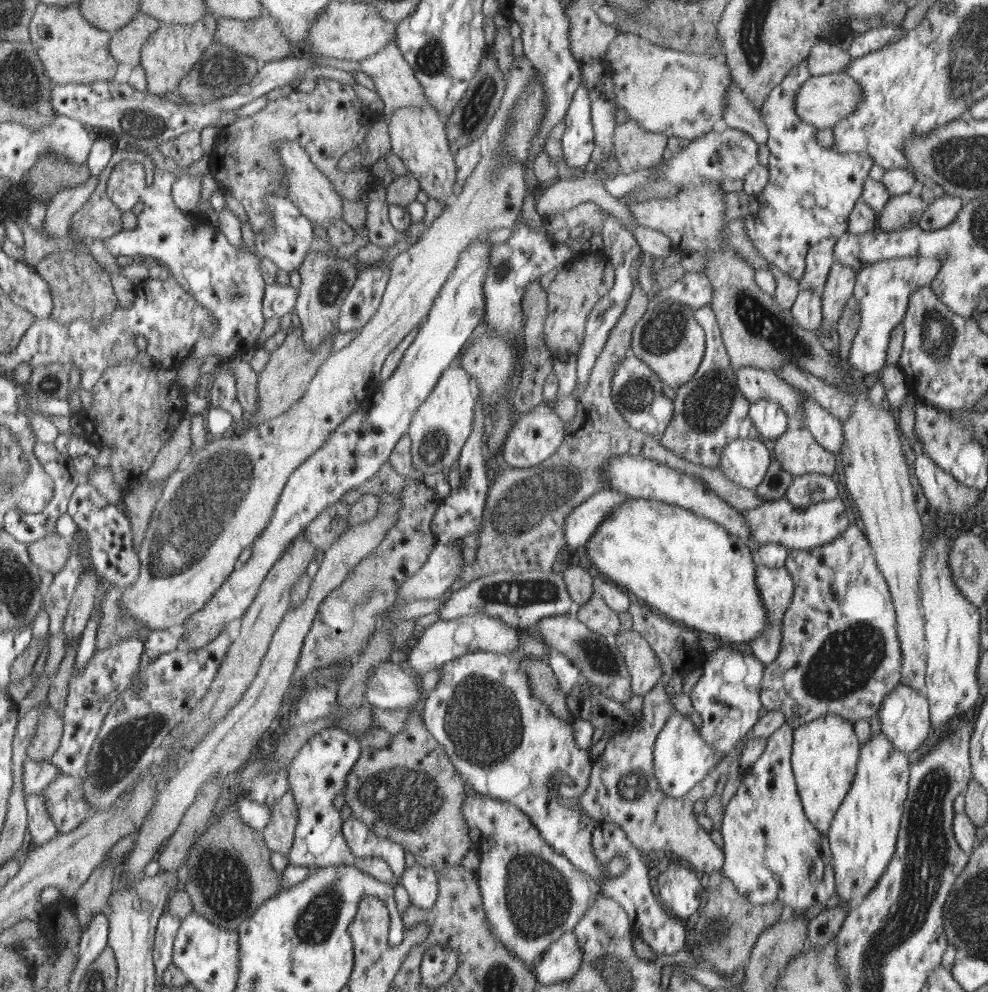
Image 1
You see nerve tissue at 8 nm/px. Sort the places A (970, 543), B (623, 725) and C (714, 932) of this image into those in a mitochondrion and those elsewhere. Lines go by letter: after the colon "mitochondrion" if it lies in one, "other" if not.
A: other
B: other
C: mitochondrion

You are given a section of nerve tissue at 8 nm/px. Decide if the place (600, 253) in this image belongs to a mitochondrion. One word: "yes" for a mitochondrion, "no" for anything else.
no

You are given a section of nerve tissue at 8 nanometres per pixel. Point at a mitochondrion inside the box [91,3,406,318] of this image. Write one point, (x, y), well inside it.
(220, 74)

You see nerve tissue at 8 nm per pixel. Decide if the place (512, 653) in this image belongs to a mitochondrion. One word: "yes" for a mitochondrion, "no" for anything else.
no

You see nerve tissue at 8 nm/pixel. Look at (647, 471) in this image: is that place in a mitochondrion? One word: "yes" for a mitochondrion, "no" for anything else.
no

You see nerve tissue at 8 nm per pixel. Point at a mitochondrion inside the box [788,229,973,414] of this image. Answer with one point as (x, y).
(938, 335)

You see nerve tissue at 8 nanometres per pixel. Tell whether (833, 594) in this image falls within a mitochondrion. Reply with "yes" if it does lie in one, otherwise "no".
no

